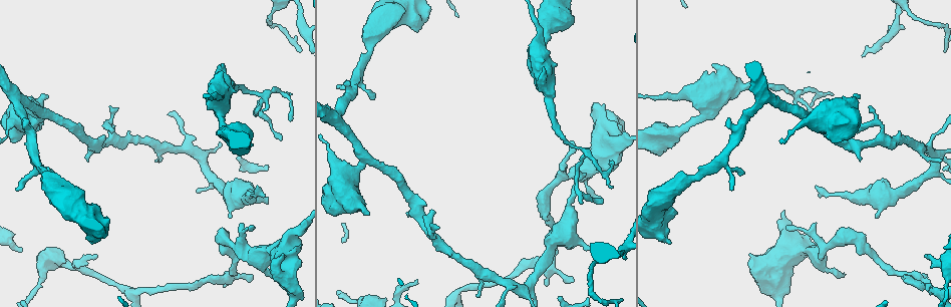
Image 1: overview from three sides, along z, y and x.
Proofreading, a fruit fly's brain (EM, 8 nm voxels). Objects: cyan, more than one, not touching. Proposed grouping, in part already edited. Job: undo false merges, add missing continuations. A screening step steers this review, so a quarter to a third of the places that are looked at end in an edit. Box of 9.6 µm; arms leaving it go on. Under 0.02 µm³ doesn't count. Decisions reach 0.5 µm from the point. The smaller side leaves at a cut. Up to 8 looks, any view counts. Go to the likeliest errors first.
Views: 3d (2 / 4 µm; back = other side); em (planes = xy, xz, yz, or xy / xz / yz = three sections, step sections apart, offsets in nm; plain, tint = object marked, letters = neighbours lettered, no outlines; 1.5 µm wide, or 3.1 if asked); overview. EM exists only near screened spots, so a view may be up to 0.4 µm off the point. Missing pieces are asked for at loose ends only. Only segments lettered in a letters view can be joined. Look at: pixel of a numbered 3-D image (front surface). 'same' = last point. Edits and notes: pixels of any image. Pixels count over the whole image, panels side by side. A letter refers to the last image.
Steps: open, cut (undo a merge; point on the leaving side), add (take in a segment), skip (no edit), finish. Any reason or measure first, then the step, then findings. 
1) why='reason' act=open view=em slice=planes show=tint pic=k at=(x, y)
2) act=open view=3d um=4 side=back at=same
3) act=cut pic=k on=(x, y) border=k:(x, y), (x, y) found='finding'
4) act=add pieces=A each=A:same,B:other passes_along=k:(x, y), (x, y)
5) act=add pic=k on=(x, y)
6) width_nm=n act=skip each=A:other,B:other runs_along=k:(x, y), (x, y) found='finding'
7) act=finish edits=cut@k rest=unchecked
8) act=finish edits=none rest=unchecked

why='an open end' act=open view=em slice=yz step=4 show=tint pic=1 at=(842, 276)

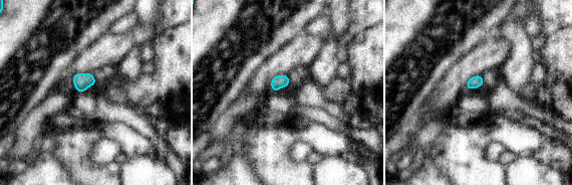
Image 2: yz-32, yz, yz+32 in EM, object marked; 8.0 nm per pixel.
act=open view=em slice=planes show=letters at=same

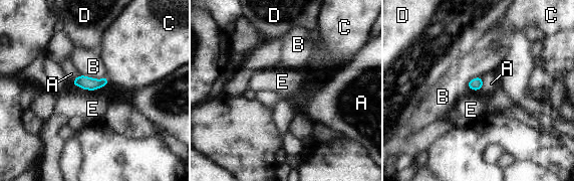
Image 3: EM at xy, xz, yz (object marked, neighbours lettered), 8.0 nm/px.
longest_contact=B:200nm act=skip each=A:other,B:other,C:other,D:other,E:other found='no lettered segment goes on from it'

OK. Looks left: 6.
why='free end' act=open view=3d um=4 pic=1 at=(743, 173)

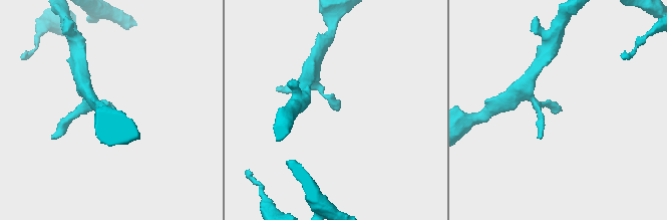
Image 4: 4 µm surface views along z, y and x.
why='now the EM' act=open view=em slice=xy step=8 show=letters pic=4 at=(562, 110)

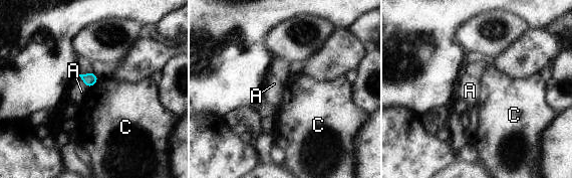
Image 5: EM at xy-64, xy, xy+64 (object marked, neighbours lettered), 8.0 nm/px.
width_nm=100 longest_contact=C:100nm act=skip each=A:other,C:other found='no lettered segment goes on from it'

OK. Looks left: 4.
why='thin arm on a thick one' act=open view=em slice=yz step=8 show=tint pic=1 at=(43, 119)

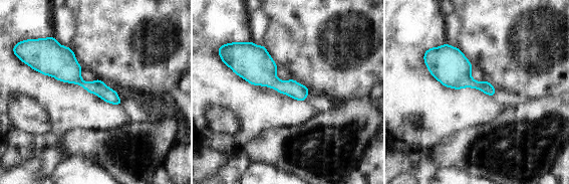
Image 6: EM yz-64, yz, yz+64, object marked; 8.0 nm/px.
act=open view=em slice=planes show=tint at=same

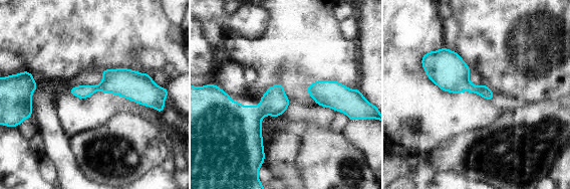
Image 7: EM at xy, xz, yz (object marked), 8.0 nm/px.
act=open view=em slice=planes show=letters at=same

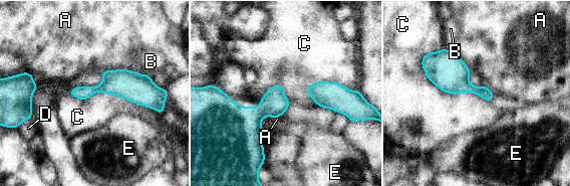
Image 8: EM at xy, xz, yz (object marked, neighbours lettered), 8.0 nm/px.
width_nm=90 act=skip each=A:other,B:other,C:other,D:other,E:other border=8:(423, 69), (444, 91), (491, 103) found='continuous, no second neuron'

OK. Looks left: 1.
act=finish edits=none rest=unchecked

